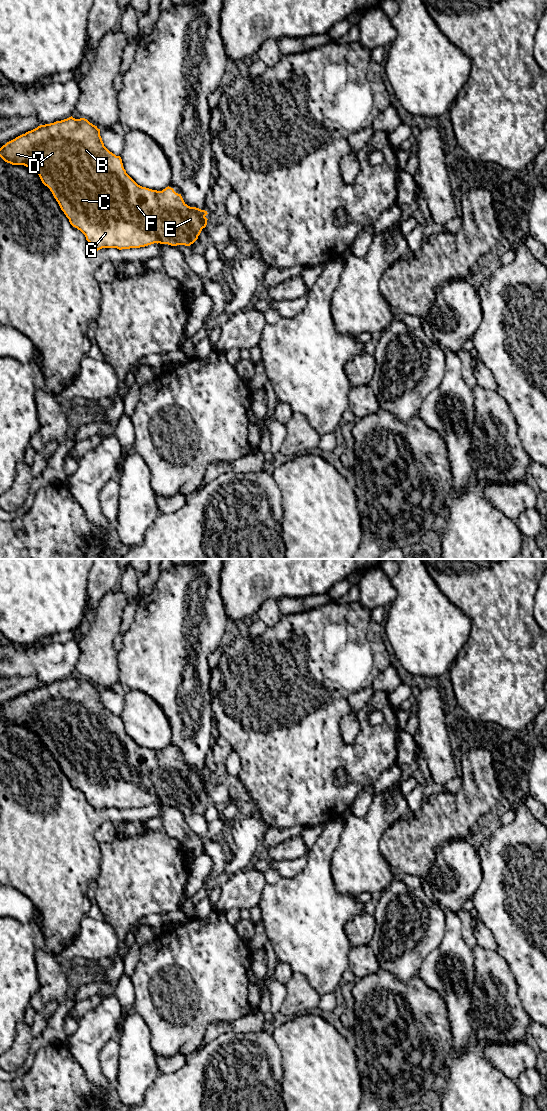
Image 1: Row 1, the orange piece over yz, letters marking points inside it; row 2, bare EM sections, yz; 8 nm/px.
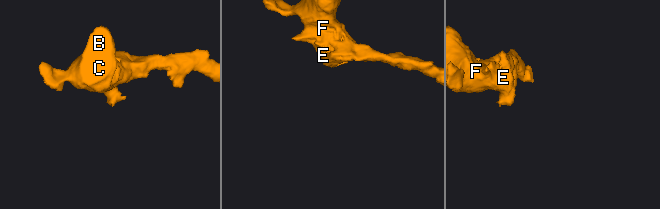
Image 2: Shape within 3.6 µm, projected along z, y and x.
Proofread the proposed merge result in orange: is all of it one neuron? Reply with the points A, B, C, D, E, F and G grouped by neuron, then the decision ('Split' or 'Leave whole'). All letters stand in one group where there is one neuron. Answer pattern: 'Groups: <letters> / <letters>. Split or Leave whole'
Groups: A B C D E F G. Leave whole

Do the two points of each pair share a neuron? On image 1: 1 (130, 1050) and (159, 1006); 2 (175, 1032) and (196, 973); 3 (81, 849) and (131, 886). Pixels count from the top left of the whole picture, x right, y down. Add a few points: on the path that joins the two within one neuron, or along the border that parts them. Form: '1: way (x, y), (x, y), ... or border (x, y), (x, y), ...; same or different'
1: border (134, 1011), (143, 1019), (149, 1029), (152, 1047); different
2: way (182, 1017), (185, 1007), (185, 988); same
3: border (100, 844), (100, 871), (96, 877); different

